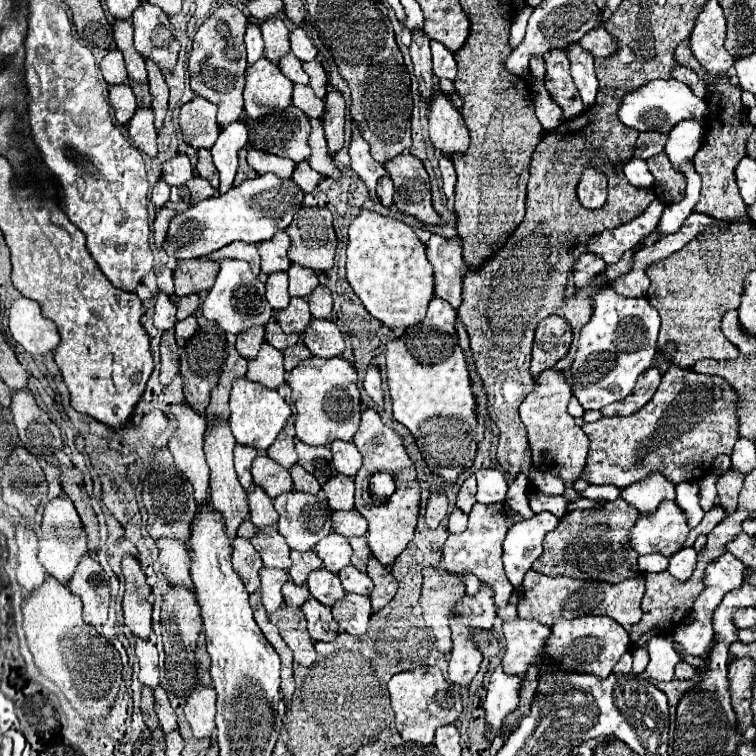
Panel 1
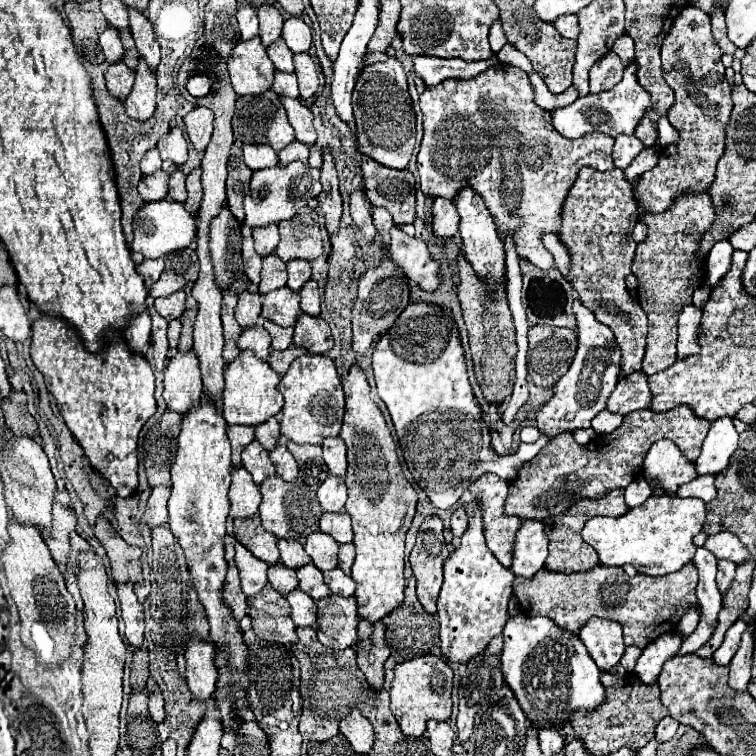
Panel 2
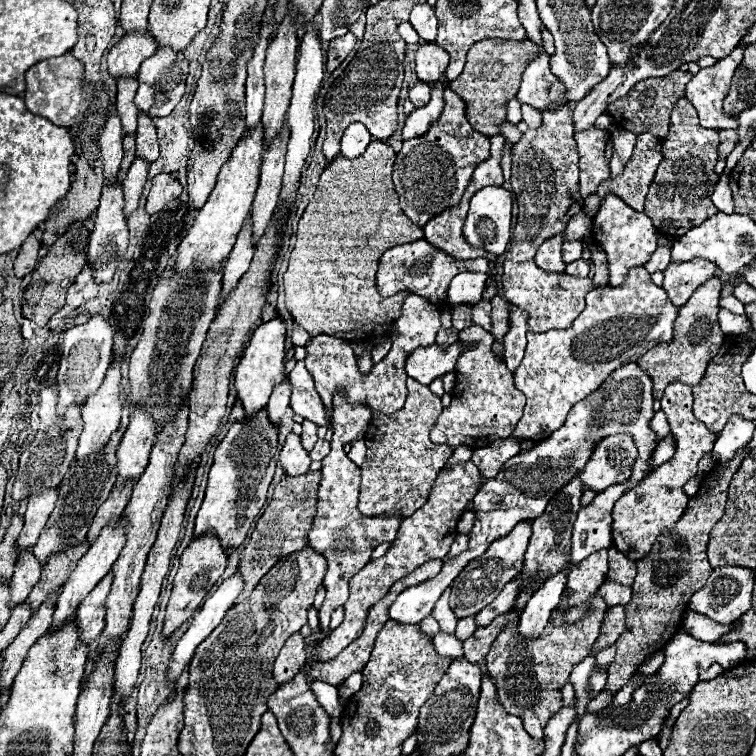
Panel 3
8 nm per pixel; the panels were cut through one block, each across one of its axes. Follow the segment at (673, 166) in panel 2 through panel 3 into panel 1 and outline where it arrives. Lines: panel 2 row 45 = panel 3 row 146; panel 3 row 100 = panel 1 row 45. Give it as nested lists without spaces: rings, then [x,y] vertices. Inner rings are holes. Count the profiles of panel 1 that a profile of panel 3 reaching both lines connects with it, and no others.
[[[688,38],[676,46],[674,60],[684,68],[694,70],[700,76],[700,80],[708,86],[708,94],[706,94],[708,114],[704,118],[706,132],[704,132],[702,148],[694,156],[696,172],[702,176],[702,192],[700,192],[700,200],[696,202],[696,212],[706,214],[706,216],[714,216],[716,220],[726,220],[726,222],[736,220],[736,218],[748,220],[746,204],[740,200],[740,194],[736,188],[734,168],[744,158],[744,144],[746,144],[748,136],[752,134],[754,126],[748,122],[748,110],[740,100],[740,88],[732,86],[726,74],[720,74],[718,80],[710,80],[708,72],[700,66],[700,62],[690,52]]]

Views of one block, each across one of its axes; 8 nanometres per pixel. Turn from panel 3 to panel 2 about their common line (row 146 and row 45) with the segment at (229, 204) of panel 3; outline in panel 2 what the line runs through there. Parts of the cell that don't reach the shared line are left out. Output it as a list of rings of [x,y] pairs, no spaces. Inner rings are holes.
[[[260,38],[240,40],[228,58],[228,72],[236,94],[258,94],[272,88],[274,64],[266,54]]]

